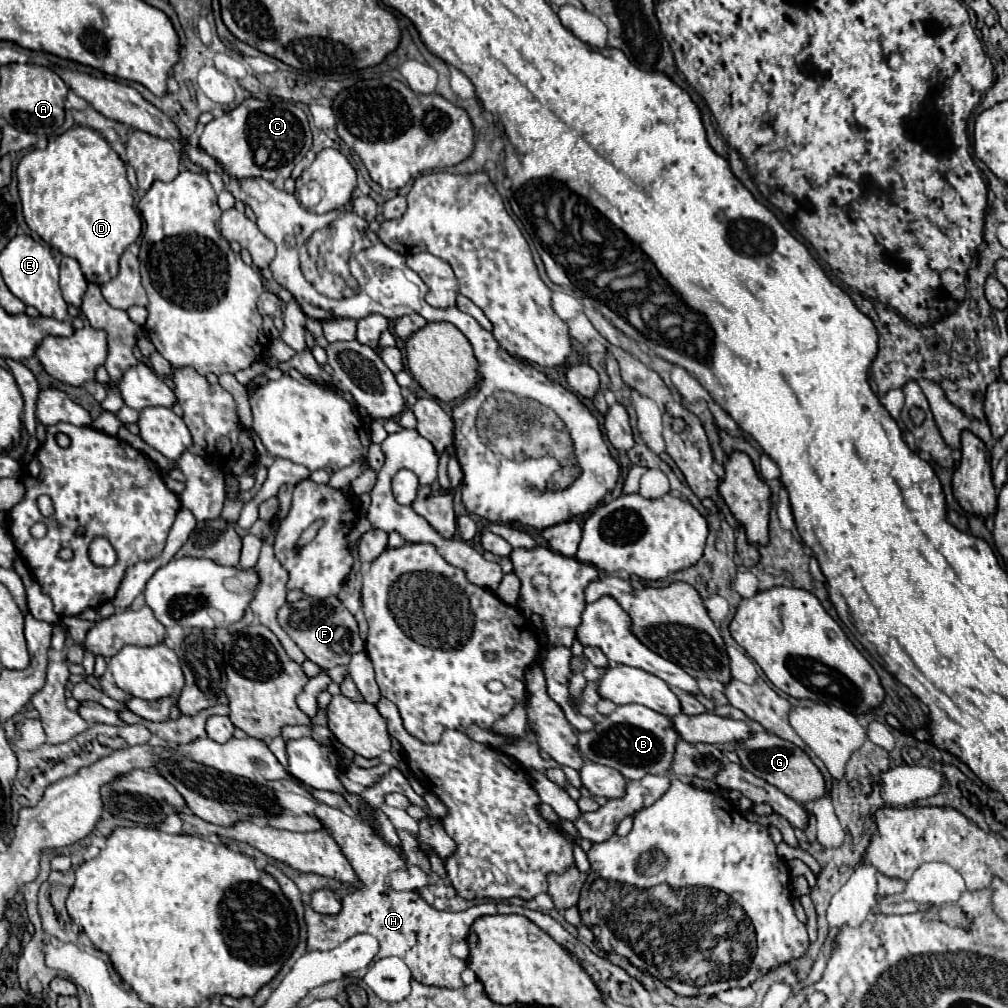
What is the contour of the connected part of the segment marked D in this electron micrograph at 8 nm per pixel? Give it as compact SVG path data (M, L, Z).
M74 125L66 133L58 135L56 141L48 143L46 149L34 149L26 153L16 167L16 177L26 225L50 247L58 249L62 255L74 257L90 283L108 283L118 273L120 255L138 239L142 229L142 221L134 211L132 187L126 179L124 163L110 143L94 129Z

